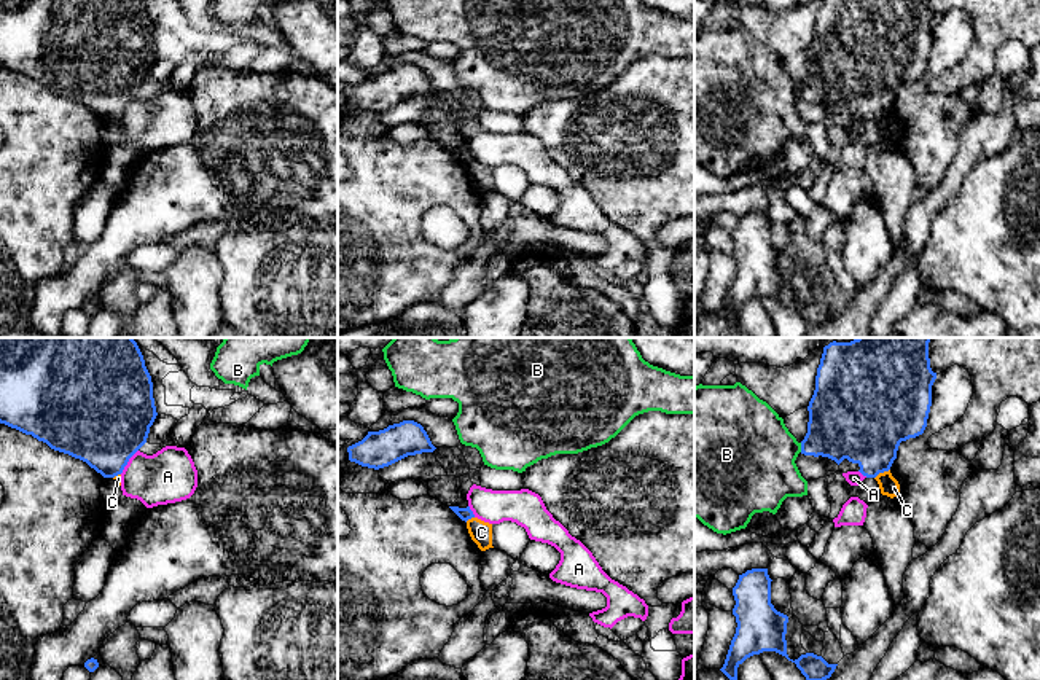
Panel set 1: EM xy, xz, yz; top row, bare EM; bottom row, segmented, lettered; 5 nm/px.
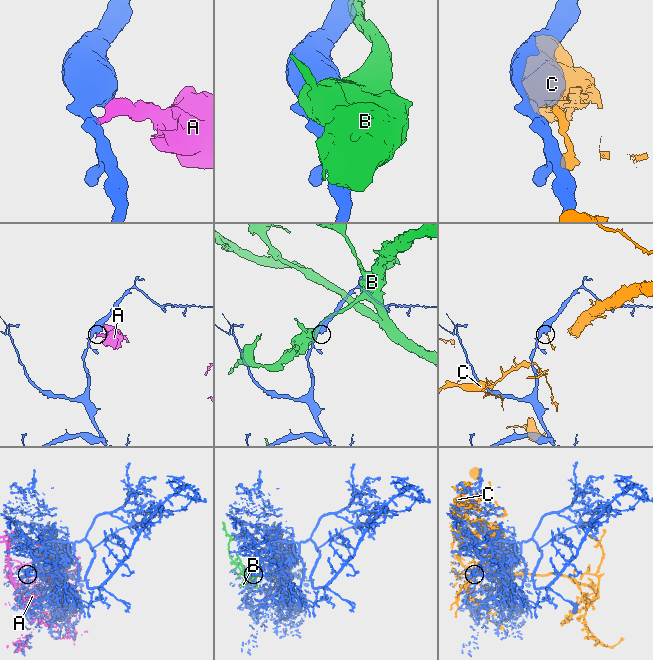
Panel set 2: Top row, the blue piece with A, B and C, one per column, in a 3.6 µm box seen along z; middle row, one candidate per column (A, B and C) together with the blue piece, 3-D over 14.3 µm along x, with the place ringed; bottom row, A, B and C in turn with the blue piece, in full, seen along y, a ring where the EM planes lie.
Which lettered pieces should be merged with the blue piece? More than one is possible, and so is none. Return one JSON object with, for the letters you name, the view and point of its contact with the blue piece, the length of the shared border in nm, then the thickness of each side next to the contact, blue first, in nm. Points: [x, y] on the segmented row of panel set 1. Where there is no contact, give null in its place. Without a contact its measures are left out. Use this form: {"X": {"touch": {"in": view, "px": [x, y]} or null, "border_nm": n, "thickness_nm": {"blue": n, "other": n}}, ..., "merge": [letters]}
{"merge": []}

